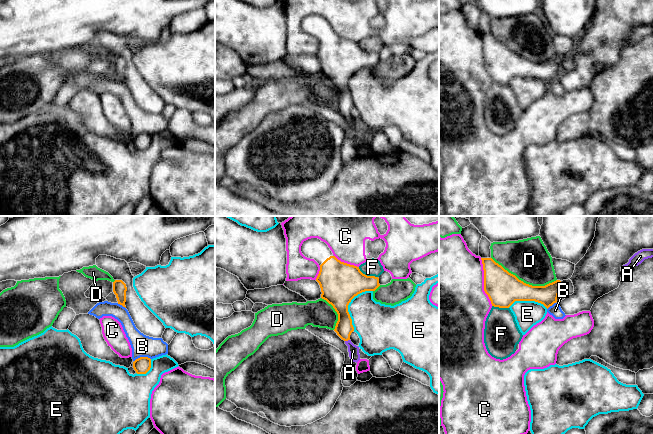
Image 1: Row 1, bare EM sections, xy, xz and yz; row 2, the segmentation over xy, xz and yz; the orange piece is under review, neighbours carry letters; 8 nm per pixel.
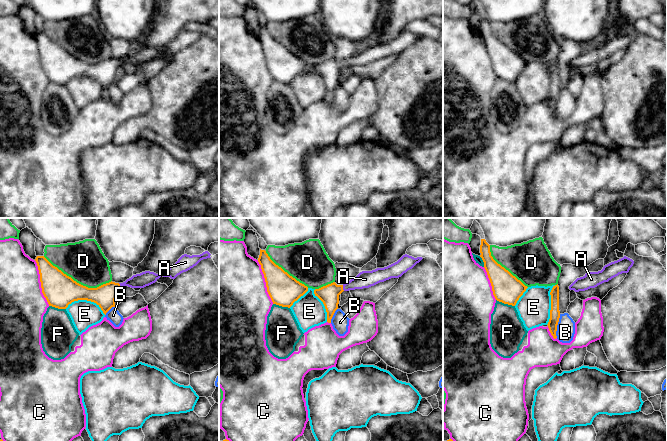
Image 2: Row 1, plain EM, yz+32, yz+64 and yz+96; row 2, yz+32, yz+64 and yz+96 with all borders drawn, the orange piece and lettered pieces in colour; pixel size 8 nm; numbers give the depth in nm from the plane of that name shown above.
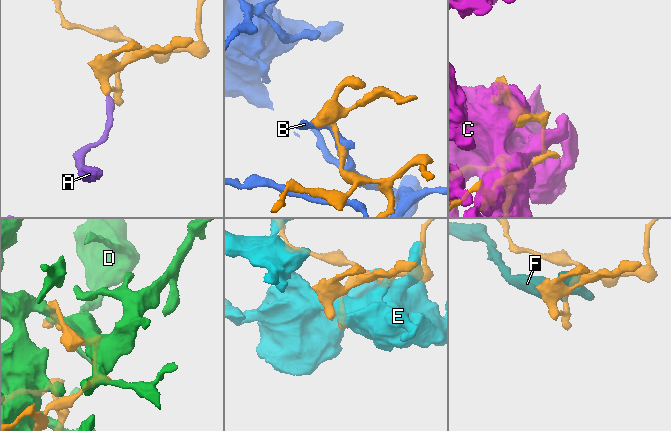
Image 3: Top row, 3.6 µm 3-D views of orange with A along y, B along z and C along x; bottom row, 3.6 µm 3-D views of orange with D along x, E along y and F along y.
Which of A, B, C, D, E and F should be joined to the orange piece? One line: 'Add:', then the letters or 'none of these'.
Add: A

